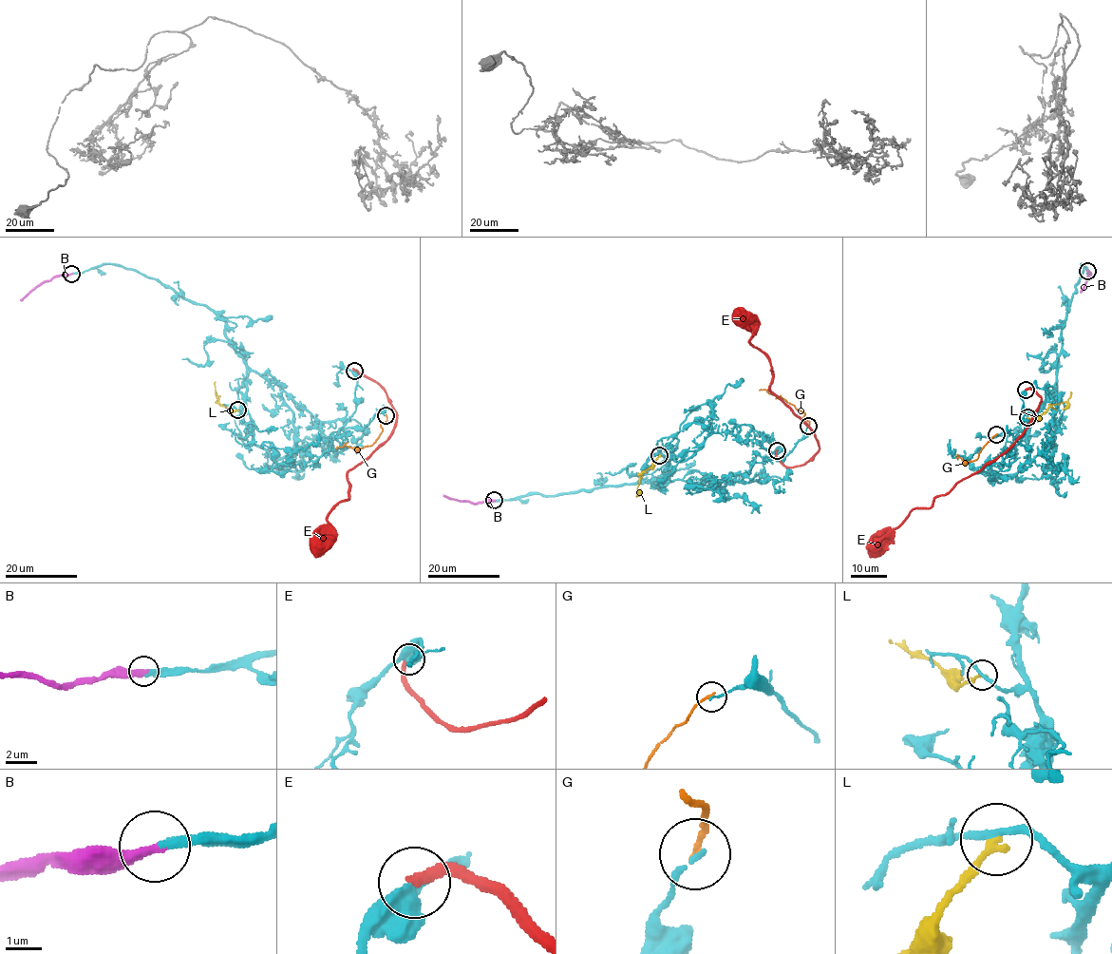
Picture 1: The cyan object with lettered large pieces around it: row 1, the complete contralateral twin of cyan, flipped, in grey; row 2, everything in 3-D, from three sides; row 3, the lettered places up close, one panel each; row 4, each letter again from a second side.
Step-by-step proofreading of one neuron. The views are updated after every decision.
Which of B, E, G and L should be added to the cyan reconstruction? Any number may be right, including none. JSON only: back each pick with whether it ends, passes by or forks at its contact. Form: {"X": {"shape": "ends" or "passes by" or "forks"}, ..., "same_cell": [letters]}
{"B": {"shape": "ends"}, "same_cell": ["B"]}

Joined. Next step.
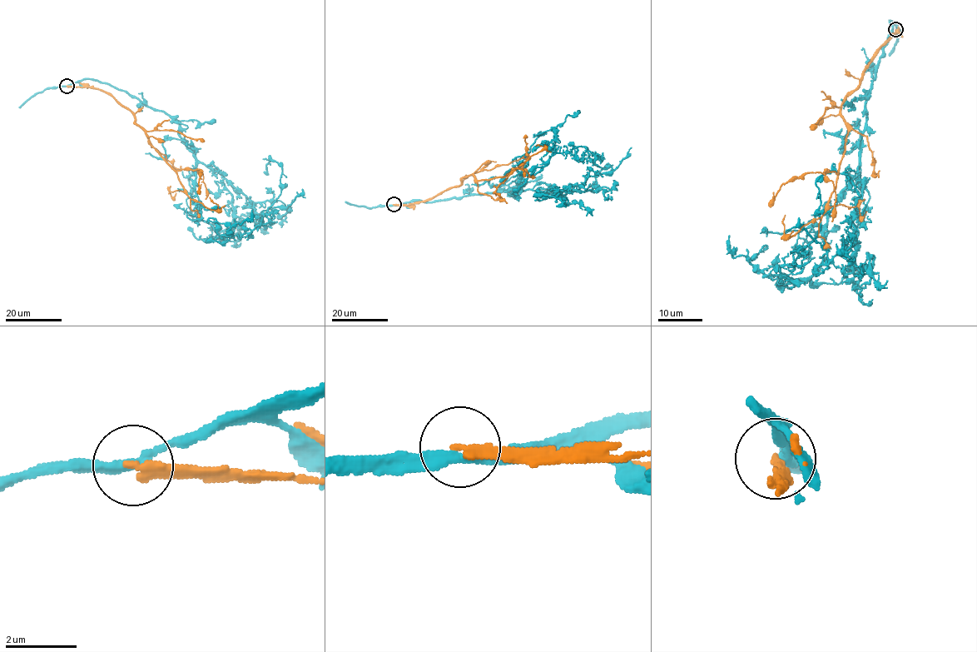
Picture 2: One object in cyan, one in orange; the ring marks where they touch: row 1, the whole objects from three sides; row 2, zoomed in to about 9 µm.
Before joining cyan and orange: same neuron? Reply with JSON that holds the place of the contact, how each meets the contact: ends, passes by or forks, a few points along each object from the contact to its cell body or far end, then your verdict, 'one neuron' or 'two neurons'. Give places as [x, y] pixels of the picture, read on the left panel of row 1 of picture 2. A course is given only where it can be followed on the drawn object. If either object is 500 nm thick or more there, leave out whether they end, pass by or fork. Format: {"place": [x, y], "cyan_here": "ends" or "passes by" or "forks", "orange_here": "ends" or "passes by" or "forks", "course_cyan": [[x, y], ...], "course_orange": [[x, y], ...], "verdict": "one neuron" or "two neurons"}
{"place": [66, 86], "cyan_here": "passes by", "orange_here": "ends", "course_cyan": [[67, 86], [106, 82], [175, 120], [201, 219], [218, 234], [262, 221], [281, 191], [276, 161], [269, 175]], "course_orange": [[67, 86], [109, 93], [135, 117], [190, 198], [215, 210], [218, 205], [209, 197]], "verdict": "two neurons"}

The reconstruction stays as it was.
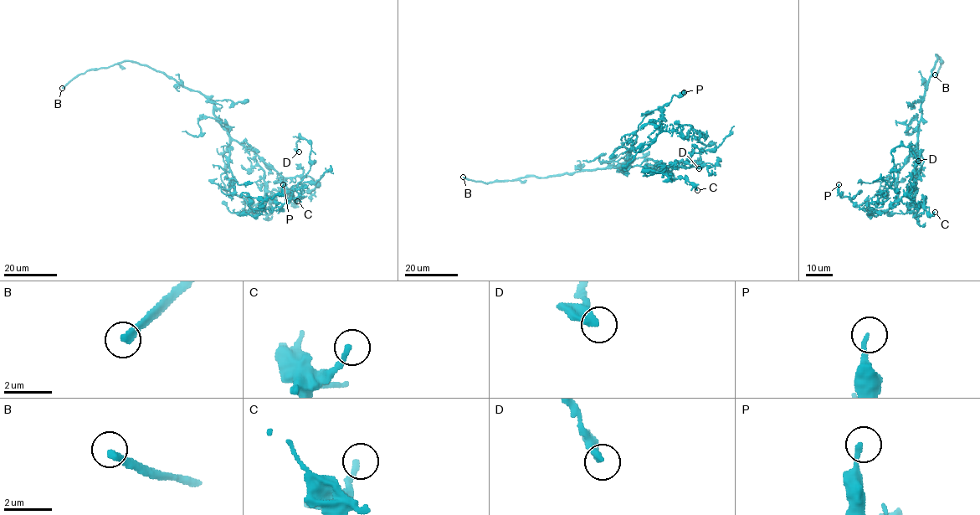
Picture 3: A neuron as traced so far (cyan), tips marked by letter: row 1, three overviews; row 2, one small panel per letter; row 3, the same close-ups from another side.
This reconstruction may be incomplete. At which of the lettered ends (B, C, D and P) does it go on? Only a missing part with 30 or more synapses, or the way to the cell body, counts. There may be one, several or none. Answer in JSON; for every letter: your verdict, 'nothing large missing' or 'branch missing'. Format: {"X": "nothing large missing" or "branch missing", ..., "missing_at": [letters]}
{"B": "branch missing", "C": "nothing large missing", "D": "nothing large missing", "P": "nothing large missing", "missing_at": ["B"]}

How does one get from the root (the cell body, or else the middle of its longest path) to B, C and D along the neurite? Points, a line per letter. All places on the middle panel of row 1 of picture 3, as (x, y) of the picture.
B: (630, 162), (630, 166), (581, 170), (547, 177), (525, 176), (511, 181), (485, 182), (463, 177)
C: (630, 162), (631, 167), (654, 169), (664, 166), (674, 176), (672, 180), (687, 179), (697, 190)
D: (630, 162), (634, 148), (642, 151), (658, 134), (688, 125), (702, 143), (711, 141), (700, 154), (699, 168)

